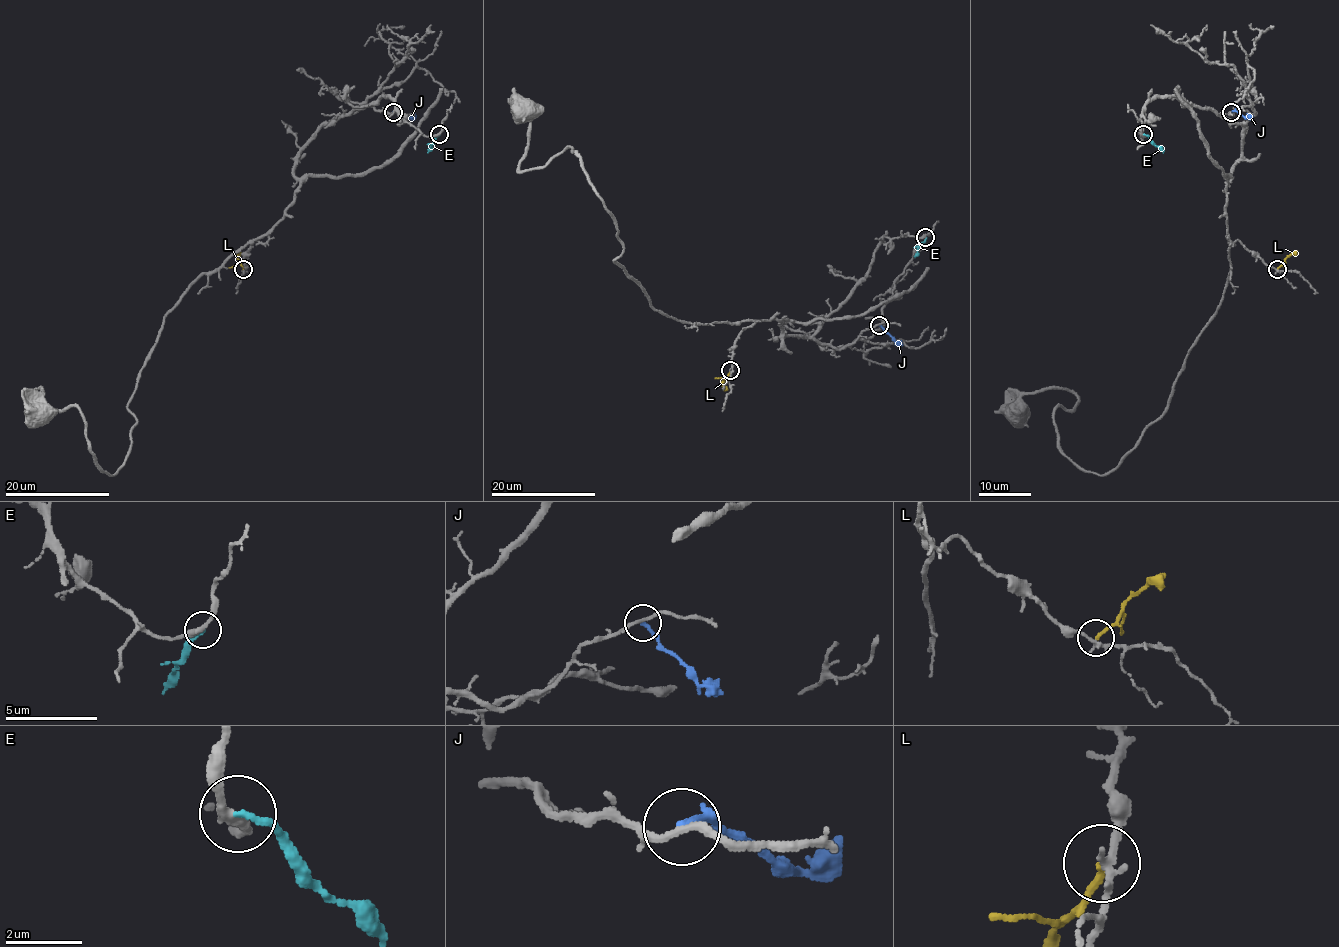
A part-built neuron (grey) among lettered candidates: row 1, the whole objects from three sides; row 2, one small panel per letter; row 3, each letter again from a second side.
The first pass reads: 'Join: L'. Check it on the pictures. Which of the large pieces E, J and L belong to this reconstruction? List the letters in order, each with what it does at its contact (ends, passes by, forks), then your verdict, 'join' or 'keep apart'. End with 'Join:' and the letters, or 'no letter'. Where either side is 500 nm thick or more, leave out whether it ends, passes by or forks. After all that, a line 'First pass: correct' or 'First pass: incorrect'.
E: it ends | join
J: it ends | keep apart
L: it ends | keep apart
Join: E
First pass: incorrect

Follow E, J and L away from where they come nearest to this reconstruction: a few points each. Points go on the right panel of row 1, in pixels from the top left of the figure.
E: (1144, 134), (1163, 153)
J: (1231, 112), (1237, 111), (1247, 117), (1251, 115)
L: (1277, 268), (1297, 250)

